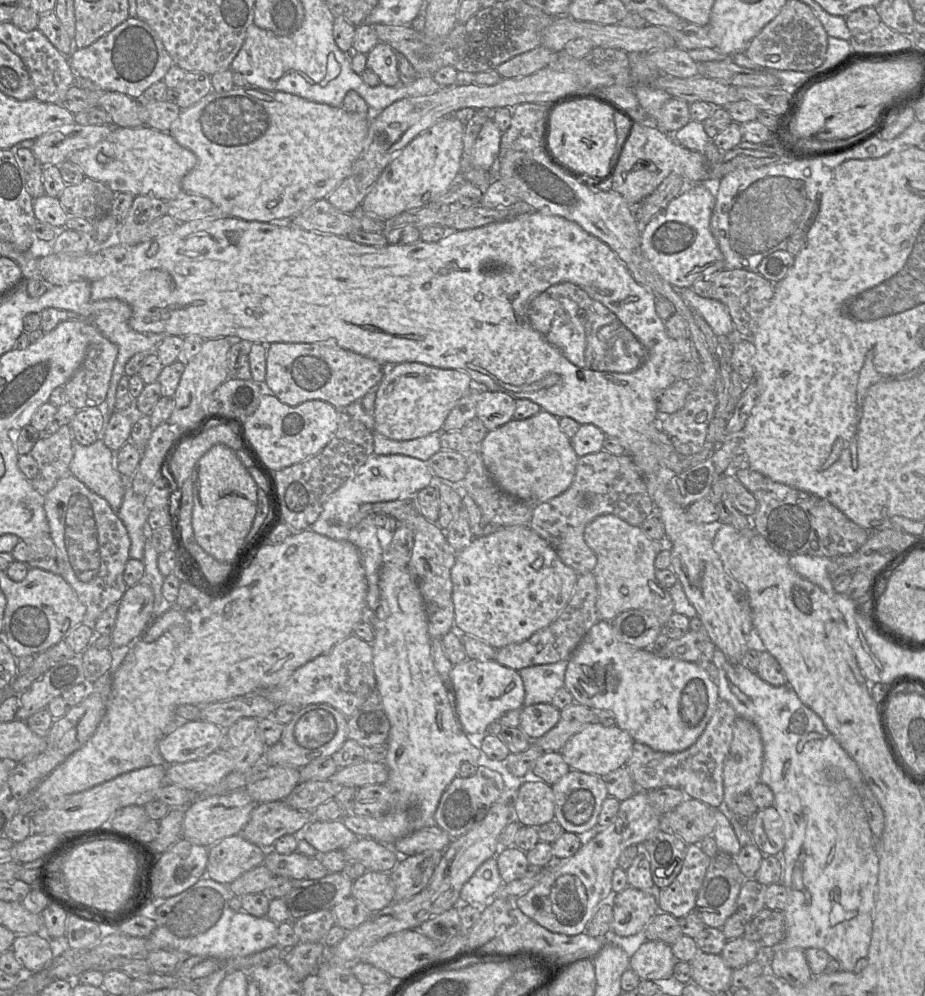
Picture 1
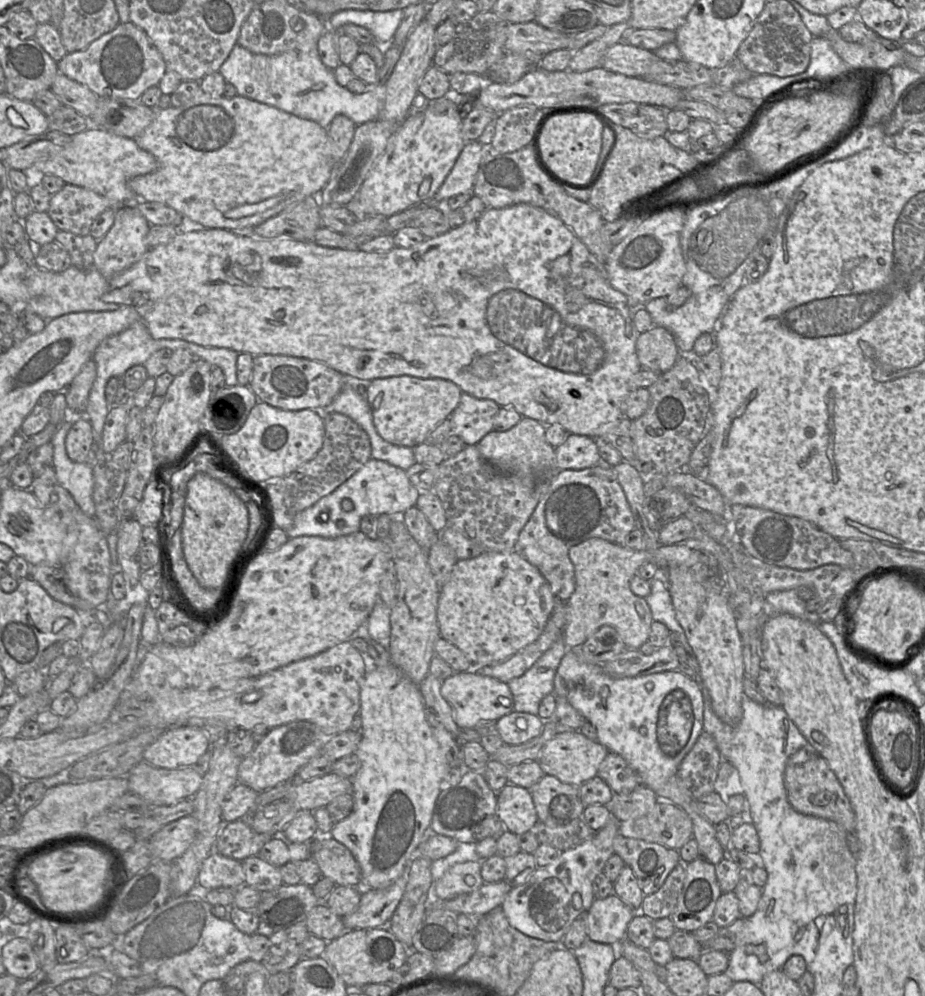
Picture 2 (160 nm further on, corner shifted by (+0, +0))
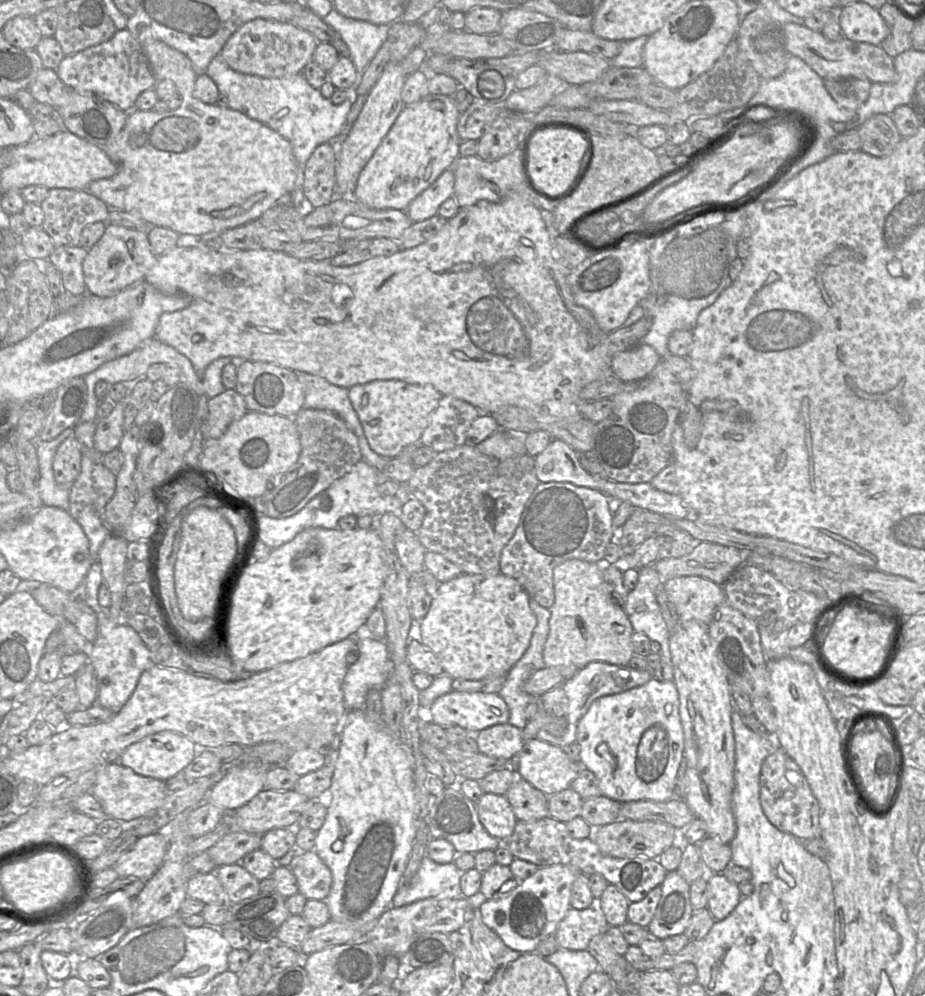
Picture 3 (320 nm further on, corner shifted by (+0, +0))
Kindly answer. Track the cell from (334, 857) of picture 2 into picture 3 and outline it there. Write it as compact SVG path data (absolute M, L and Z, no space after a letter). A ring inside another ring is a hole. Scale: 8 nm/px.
M314 850L298 851L288 867L295 875L298 892L308 900L324 900L332 886L332 874Z

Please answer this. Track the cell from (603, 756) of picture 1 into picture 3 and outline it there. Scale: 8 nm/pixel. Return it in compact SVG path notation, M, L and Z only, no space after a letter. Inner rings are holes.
M536 738L524 741L524 746L513 760L512 765L518 774L518 778L526 780L547 796L568 788L582 768L579 763L573 762L567 756L563 748Z

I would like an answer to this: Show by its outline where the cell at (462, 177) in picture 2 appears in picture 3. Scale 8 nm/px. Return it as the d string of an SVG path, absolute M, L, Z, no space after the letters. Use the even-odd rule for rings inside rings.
M447 169L434 183L419 194L406 209L406 213L413 223L435 216L441 204L453 197L454 183L454 172L452 169Z

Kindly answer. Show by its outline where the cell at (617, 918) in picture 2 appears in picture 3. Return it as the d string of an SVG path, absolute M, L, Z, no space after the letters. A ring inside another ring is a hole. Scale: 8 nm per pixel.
M596 905L583 910L571 908L557 926L554 936L559 949L586 950L594 937L609 928L603 913Z

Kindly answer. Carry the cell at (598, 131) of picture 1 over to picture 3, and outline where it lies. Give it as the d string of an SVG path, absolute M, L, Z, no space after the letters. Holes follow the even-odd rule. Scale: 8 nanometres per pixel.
M546 129L538 132L531 140L527 162L527 175L535 189L548 197L563 192L574 180L581 168L586 153L586 141L573 131Z

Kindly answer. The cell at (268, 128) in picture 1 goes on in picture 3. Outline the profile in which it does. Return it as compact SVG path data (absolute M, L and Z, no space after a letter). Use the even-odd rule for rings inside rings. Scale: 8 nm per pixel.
M145 41L141 43L142 50L148 60L151 71L157 81L171 80L178 94L182 97L181 105L175 110L155 112L153 110L142 111L133 109L128 112L128 117L123 130L109 143L102 146L108 157L118 166L118 172L107 179L93 181L86 191L103 201L111 210L119 210L141 217L149 227L159 226L173 230L178 235L201 236L207 233L221 233L242 225L257 218L271 208L274 204L291 204L290 192L296 187L301 187L302 166L294 157L290 142L268 126L253 120L245 114L232 110L228 107L221 108L216 105L208 105L194 96L196 73L190 59L180 51L171 48L161 41Z

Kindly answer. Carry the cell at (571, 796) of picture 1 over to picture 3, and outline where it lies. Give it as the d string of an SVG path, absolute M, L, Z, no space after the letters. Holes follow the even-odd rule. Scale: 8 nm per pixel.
M522 778L511 785L505 796L517 820L534 821L549 816L549 796Z

